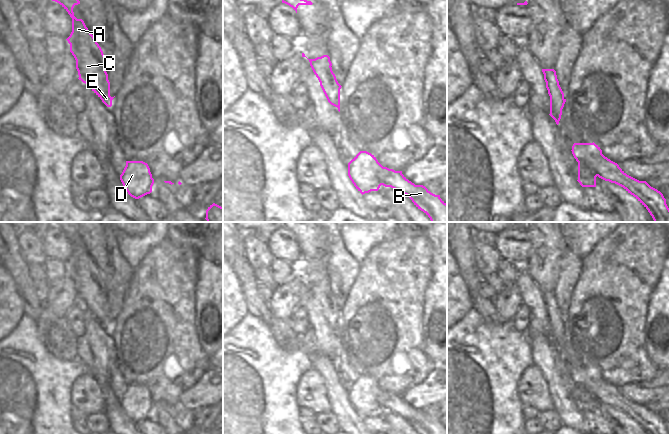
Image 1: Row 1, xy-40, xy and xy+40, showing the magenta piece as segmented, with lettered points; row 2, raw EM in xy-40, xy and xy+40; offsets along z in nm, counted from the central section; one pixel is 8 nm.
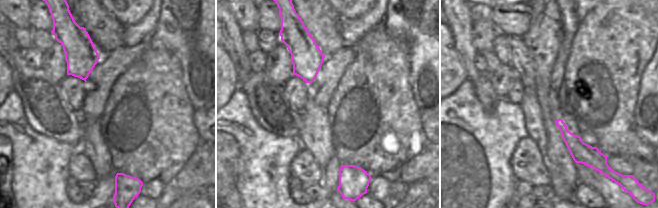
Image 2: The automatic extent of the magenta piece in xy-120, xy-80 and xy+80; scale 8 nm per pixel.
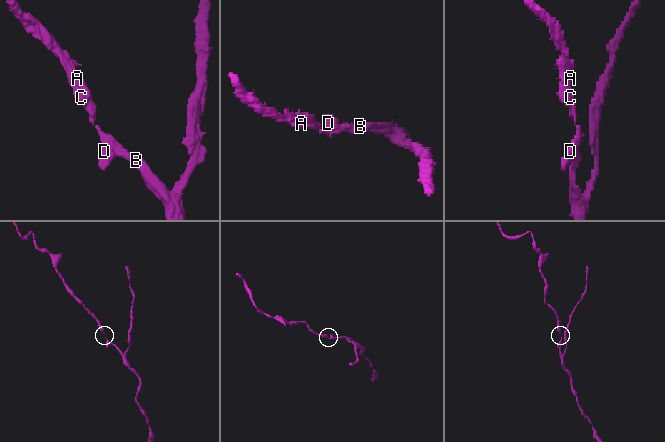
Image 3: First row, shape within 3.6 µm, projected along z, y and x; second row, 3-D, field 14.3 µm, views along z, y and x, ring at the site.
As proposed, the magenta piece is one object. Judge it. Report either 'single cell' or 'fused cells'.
single cell

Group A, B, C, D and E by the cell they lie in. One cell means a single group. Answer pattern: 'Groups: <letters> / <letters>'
Groups: A B C D E

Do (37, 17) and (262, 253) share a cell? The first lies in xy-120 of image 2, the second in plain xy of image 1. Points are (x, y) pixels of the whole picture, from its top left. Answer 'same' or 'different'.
different

